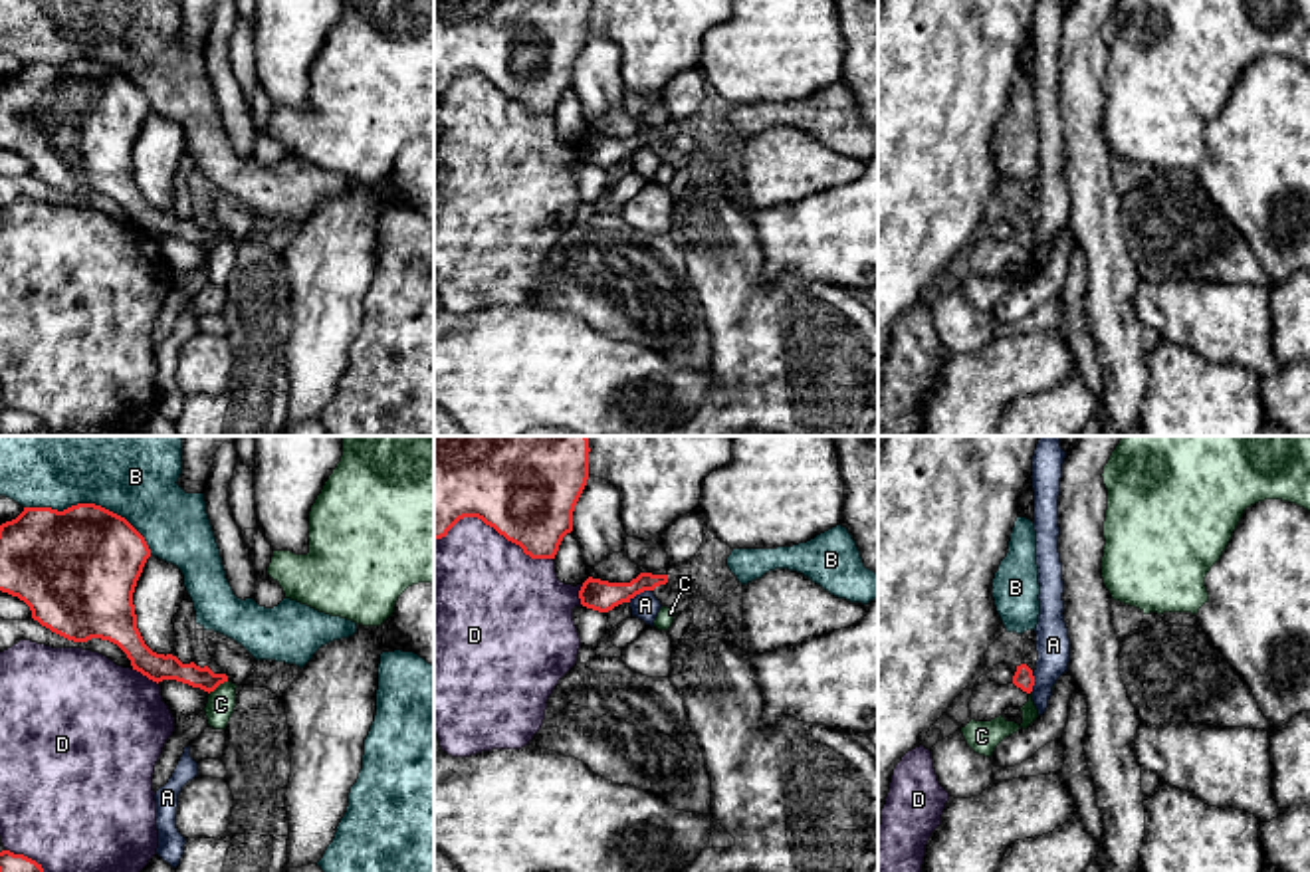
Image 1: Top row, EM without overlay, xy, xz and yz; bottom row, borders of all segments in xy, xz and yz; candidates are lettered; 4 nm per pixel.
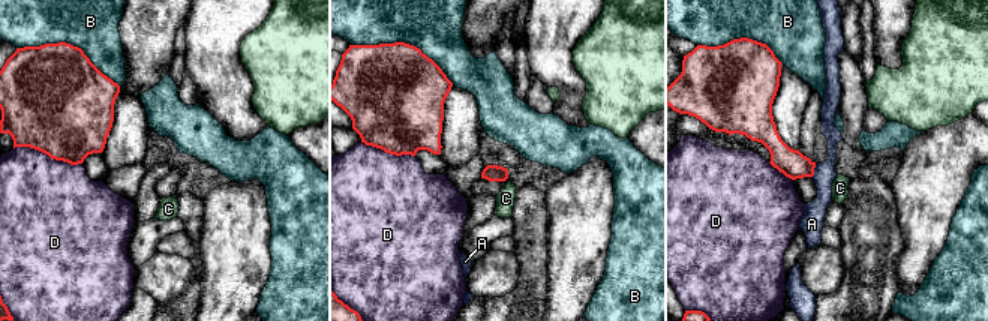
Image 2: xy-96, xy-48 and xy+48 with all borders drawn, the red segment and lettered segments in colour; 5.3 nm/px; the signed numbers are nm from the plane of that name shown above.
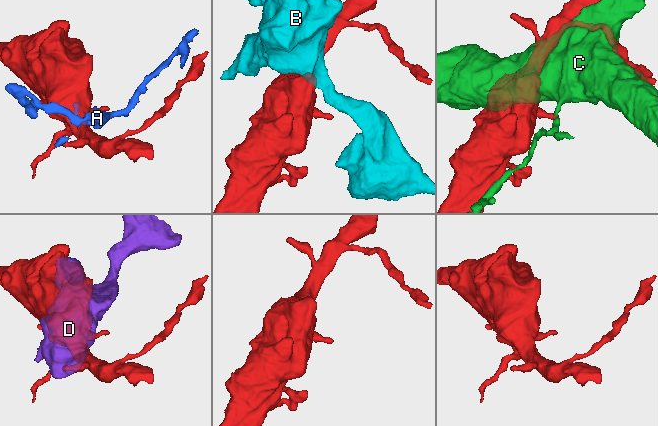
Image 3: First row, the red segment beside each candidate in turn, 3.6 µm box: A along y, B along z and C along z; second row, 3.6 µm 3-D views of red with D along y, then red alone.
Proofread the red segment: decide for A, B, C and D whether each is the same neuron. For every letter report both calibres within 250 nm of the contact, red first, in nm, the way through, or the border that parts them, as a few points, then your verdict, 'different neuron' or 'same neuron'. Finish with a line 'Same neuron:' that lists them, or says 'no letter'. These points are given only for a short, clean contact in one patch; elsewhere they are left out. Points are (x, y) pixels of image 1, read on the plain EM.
A: 130/110 nm | along xz (651, 145), (629, 157) | different neuron
B: 460/300 nm | different neuron
C: 100/110 nm | different neuron
D: 400/460 nm | different neuron
Same neuron: no letter

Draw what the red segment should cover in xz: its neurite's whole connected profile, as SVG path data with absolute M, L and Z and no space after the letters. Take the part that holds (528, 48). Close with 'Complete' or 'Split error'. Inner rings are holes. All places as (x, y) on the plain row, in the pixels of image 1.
M434 0L434 97L446 93L460 75L478 73L531 115L555 115L563 93L573 87L573 67L589 36L589 8L589 0Z. Complete

